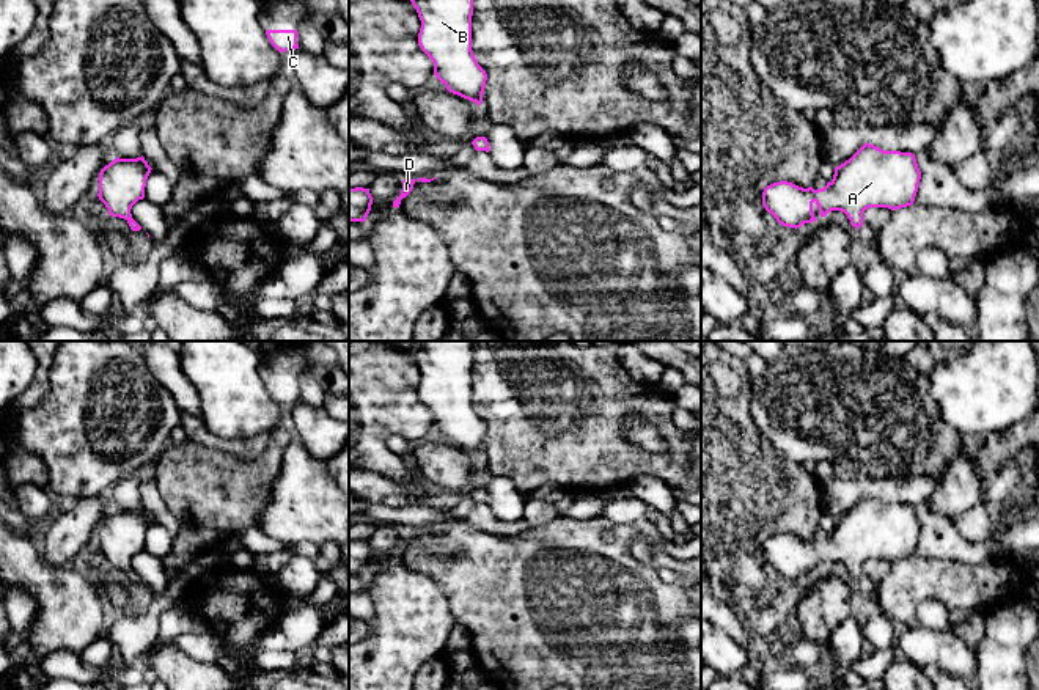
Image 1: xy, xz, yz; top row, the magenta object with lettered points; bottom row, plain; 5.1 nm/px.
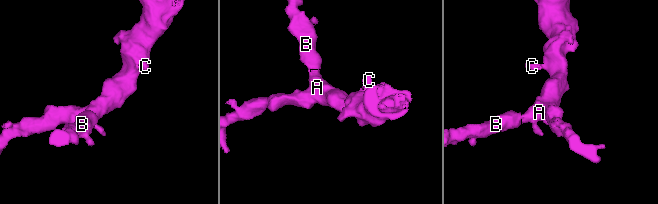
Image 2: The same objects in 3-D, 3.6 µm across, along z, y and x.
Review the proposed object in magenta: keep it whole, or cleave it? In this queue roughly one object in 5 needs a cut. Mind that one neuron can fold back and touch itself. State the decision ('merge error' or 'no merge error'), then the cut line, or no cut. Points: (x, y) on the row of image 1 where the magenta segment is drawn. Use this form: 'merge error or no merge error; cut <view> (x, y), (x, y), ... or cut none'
no merge error; cut none

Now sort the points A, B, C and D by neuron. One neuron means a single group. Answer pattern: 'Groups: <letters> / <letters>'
Groups: A B C D

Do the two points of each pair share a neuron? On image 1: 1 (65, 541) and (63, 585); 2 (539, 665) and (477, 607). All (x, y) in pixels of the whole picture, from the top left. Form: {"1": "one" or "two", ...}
{"1": "two", "2": "one"}

